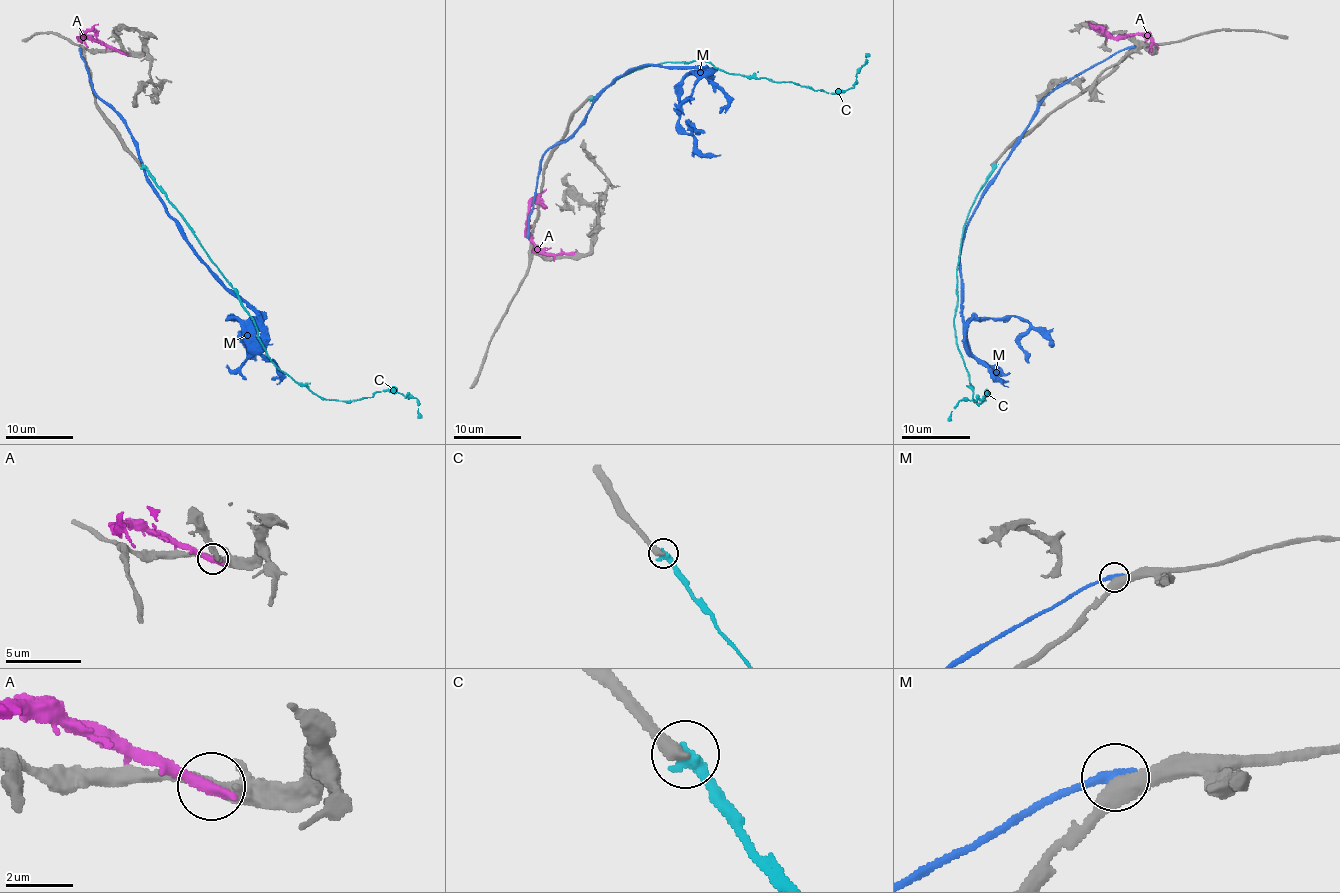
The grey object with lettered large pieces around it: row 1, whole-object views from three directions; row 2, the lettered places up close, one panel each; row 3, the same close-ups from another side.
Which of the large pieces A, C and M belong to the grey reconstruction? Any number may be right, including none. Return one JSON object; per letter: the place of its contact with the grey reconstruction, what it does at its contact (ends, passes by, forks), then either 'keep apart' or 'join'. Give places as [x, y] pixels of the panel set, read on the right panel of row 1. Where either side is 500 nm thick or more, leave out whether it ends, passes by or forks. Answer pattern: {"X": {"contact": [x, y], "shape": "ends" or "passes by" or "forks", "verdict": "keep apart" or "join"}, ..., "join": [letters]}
{"A": {"contact": [1152, 50], "shape": "ends", "verdict": "keep apart"}, "C": {"contact": [994, 165], "shape": "ends", "verdict": "keep apart"}, "M": {"contact": [1131, 47], "shape": "ends", "verdict": "keep apart"}, "join": []}

